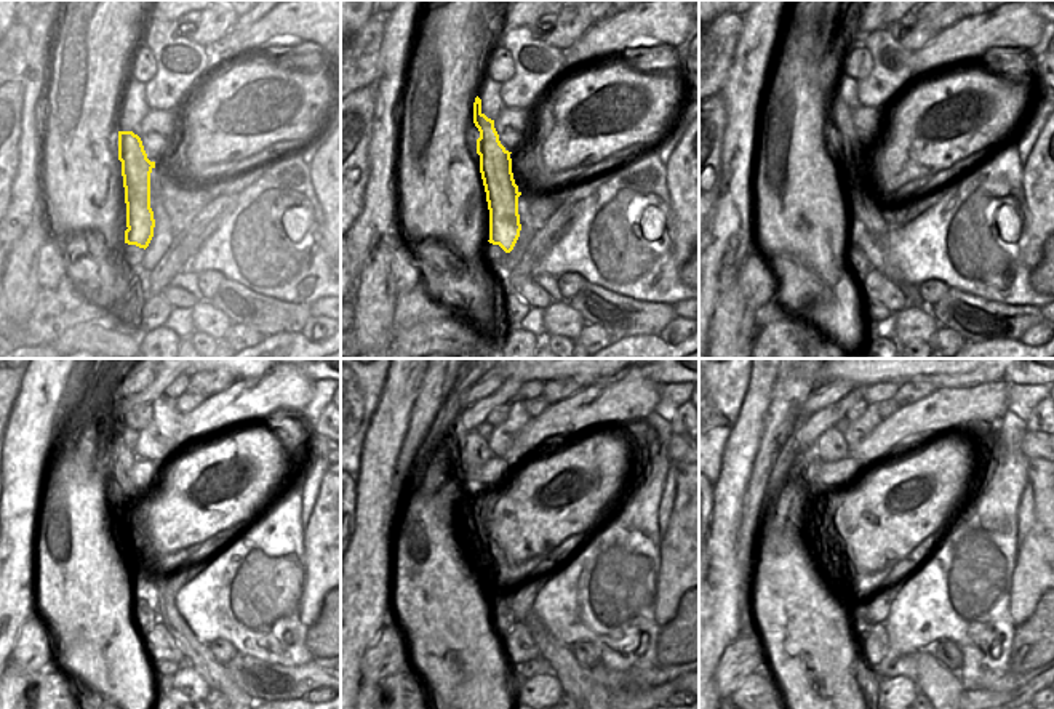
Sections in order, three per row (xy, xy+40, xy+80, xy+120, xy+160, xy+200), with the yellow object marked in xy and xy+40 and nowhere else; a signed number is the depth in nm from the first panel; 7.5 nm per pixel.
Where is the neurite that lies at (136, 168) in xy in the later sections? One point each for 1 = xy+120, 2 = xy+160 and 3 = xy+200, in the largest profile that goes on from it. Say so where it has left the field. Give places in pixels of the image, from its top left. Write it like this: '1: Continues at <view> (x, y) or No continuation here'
1: Continues at xy+120 (197, 653)
2: Continues at xy+160 (576, 680)
3: Continues at xy+200 (936, 682).

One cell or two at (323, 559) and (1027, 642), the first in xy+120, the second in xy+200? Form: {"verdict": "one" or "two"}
{"verdict": "two"}

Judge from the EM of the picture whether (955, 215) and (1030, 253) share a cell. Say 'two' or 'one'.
two

